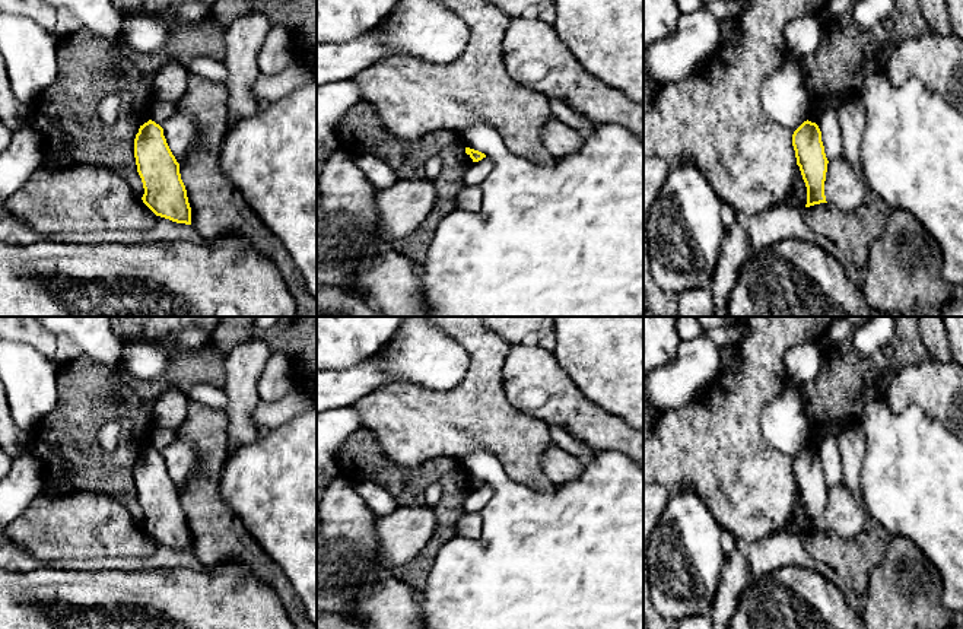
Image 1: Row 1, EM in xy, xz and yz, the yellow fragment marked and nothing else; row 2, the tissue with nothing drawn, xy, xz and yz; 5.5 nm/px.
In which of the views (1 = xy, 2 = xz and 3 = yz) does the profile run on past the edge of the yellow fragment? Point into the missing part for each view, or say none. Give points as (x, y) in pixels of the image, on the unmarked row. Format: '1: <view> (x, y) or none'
1: none
2: none
3: none

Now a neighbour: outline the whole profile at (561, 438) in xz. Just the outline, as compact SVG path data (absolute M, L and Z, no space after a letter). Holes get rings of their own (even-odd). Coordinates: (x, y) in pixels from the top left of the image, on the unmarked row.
M550 426L550 436L553 445L581 458L584 463L591 461L595 455L595 451L589 445L575 439L568 431L559 426Z

